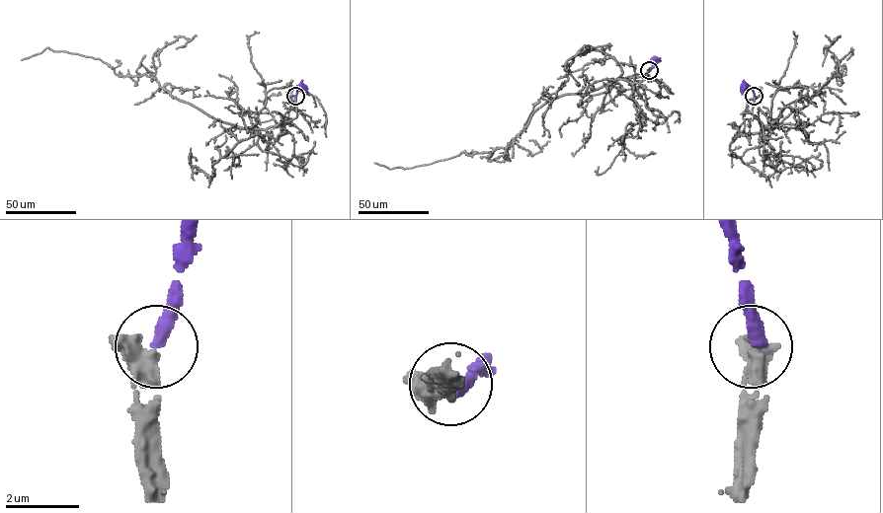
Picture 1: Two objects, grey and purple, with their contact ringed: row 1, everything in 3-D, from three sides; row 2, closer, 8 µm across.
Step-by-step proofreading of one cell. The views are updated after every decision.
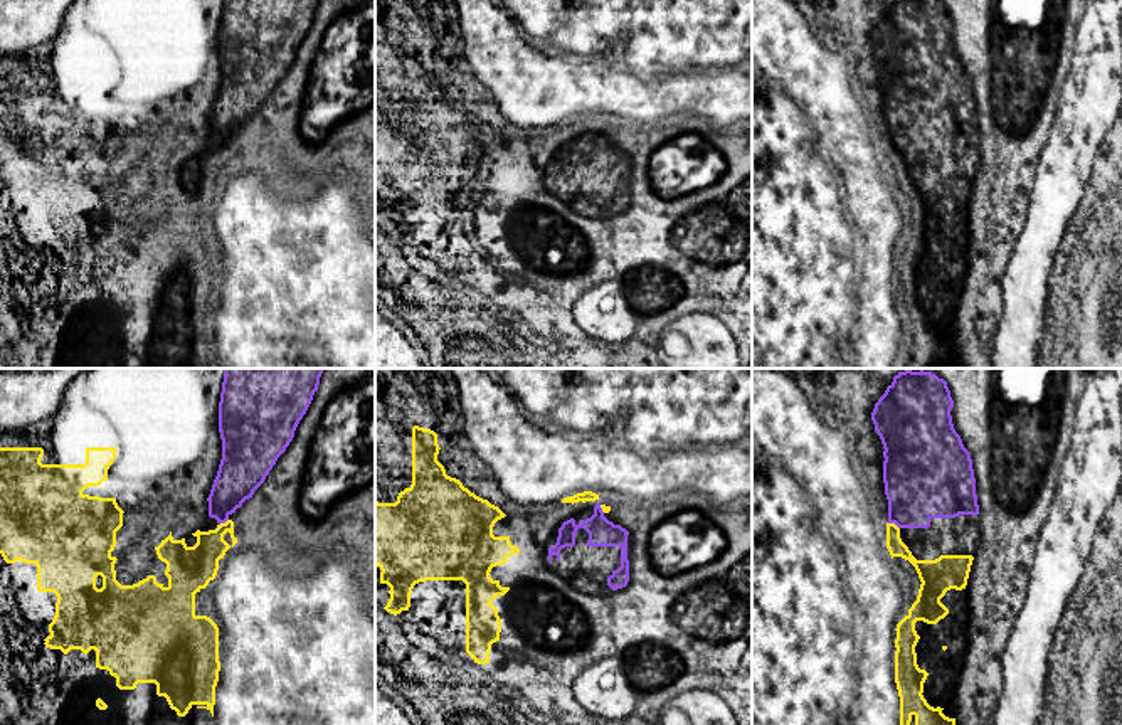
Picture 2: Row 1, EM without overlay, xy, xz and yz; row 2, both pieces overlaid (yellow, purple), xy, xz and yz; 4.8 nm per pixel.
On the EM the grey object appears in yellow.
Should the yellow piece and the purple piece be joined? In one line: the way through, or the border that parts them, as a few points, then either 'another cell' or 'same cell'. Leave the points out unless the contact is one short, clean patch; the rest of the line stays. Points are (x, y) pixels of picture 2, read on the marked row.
way yz (894, 542), (894, 523), (922, 480); same cell

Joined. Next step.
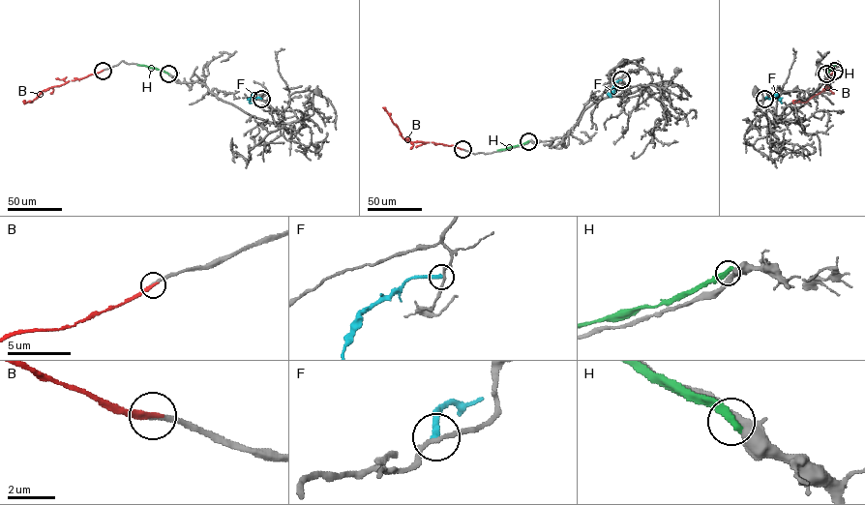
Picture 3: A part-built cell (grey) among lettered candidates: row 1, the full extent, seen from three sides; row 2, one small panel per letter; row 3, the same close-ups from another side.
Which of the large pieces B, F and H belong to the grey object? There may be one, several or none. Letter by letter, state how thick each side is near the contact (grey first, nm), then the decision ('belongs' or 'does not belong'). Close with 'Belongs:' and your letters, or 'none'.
B: 200 nm thick on the grey side, 240 nm on the other; belongs
F: 180 nm thick on the grey side, 280 nm on the other; does not belong
H: 320 nm thick on the grey side, 440 nm on the other; does not belong
Belongs: B

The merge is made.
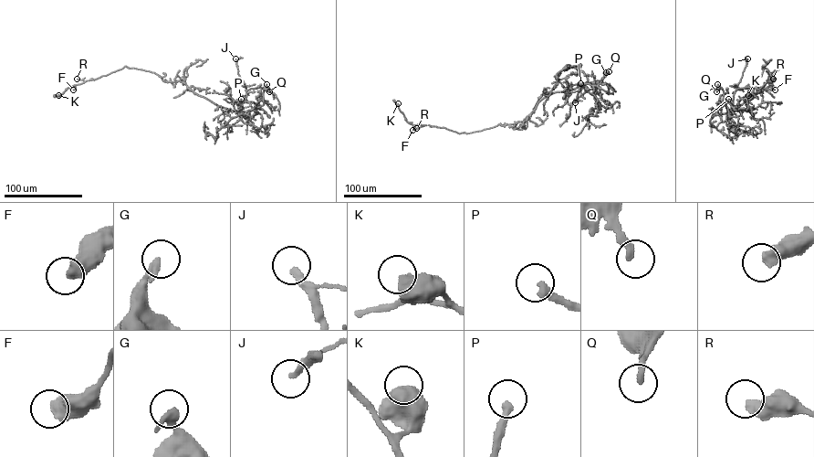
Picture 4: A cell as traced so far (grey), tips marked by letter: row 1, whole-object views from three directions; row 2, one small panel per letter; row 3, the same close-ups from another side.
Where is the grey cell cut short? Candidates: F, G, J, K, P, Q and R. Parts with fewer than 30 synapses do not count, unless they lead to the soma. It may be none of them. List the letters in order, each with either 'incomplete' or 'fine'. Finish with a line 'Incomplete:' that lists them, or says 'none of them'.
F: fine
G: fine
J: incomplete
K: fine
P: incomplete
Q: fine
R: fine
Incomplete: J, P

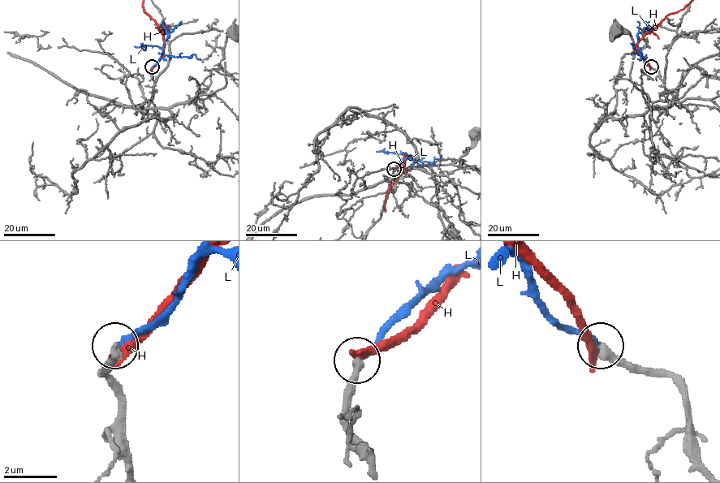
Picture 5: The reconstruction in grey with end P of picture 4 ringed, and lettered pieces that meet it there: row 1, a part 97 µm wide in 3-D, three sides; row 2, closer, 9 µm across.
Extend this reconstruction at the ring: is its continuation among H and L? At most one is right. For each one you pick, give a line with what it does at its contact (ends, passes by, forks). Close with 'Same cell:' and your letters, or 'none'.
L: it ends
Same cell: L

